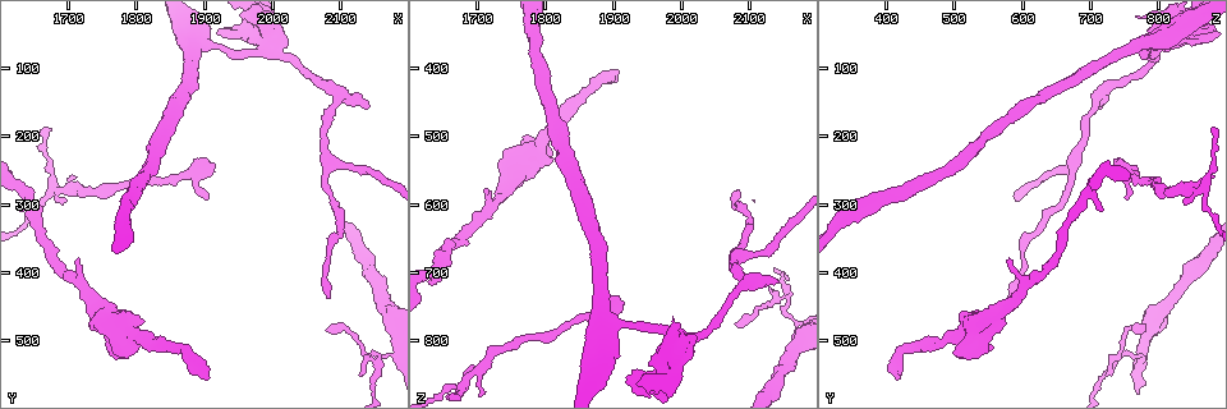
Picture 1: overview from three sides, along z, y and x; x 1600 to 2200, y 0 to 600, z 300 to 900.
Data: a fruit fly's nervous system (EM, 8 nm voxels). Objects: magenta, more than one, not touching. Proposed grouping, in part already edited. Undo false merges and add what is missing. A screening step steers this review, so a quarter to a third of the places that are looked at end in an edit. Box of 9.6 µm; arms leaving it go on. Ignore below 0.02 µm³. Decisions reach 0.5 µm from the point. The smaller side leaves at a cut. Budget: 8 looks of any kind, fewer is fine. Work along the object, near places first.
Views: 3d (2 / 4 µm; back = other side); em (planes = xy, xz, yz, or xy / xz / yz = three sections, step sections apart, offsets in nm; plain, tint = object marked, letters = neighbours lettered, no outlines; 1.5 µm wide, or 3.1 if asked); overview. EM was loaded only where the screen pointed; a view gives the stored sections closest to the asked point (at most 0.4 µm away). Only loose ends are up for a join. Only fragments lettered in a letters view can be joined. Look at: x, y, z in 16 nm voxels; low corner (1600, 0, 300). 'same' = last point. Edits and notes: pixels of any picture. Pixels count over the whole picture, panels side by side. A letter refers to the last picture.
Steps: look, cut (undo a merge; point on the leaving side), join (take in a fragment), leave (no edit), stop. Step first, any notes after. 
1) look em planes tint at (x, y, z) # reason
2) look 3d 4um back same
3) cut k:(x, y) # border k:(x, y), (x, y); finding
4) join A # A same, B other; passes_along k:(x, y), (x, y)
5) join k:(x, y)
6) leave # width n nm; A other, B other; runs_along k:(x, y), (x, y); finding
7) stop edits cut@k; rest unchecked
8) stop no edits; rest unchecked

look em xz step 8 tint at (1680, 275, 865) # branch point

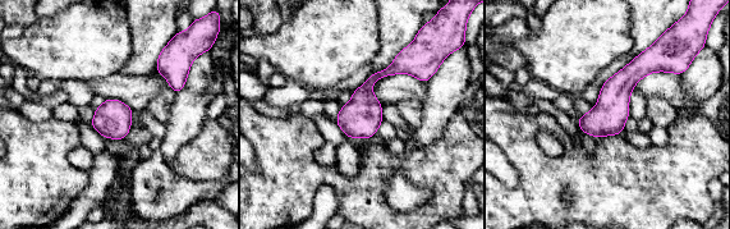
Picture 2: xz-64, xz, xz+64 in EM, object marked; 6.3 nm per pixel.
look em xz step 8 letters same # what lies round it

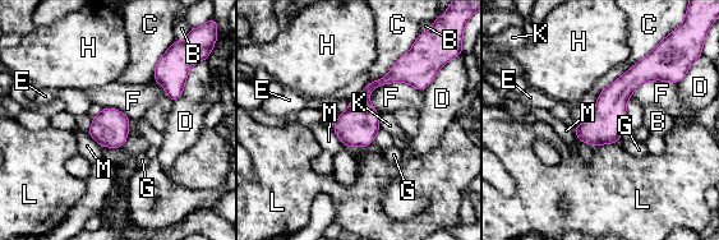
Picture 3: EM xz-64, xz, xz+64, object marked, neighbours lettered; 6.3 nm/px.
leave # width 220 nm; longest_contact F 360 nm; B other, C other, D other, E other, F other, G other, H other, K other, L other, M other; one neuron here

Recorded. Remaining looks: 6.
look 3d 4um at (1765, 485, 530) # two arms in line, one across

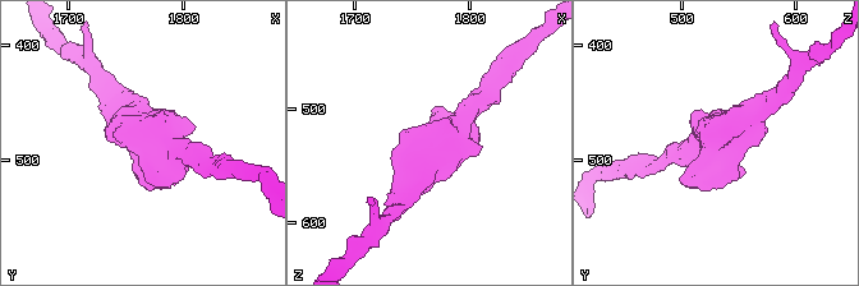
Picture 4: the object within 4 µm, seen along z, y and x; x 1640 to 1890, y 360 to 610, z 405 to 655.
look em planes letters at (1772, 488, 528)

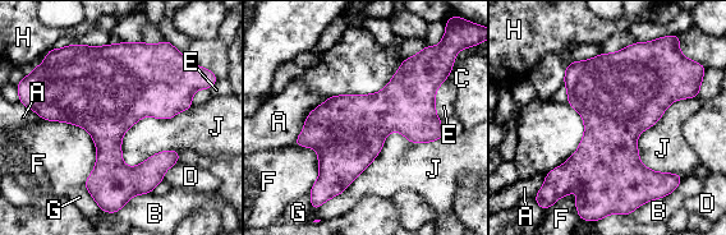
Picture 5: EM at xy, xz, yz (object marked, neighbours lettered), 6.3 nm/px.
leave # longest_contact J 600 nm; A other, B other, C other, D other, E other, F other, G other, H other, J other; all the same neuron

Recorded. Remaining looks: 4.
look 3d 4um at (1910, 555, 415) # branch stops here

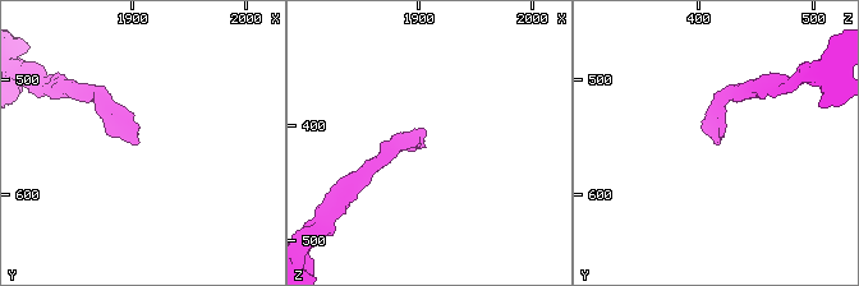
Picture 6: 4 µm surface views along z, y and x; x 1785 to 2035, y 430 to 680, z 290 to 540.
look em yz step 8 letters at (1906, 556, 418) # now the EM

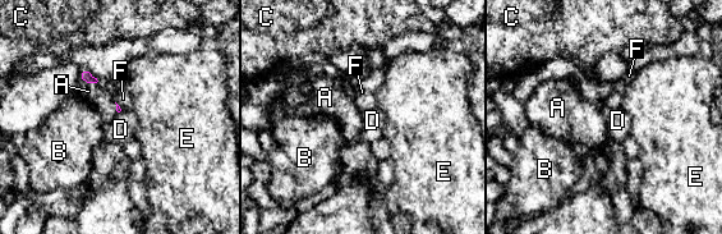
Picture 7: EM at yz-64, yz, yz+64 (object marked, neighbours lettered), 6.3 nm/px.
look em planes letters same

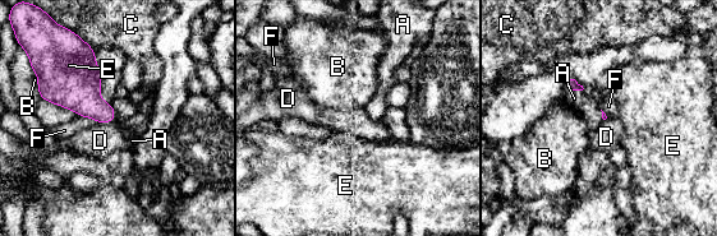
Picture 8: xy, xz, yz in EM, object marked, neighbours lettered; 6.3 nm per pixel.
join A # A same, B other, C other, D other, E other, F other; the neuron continues

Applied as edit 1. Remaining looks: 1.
stop edits join@8; rest unchecked

